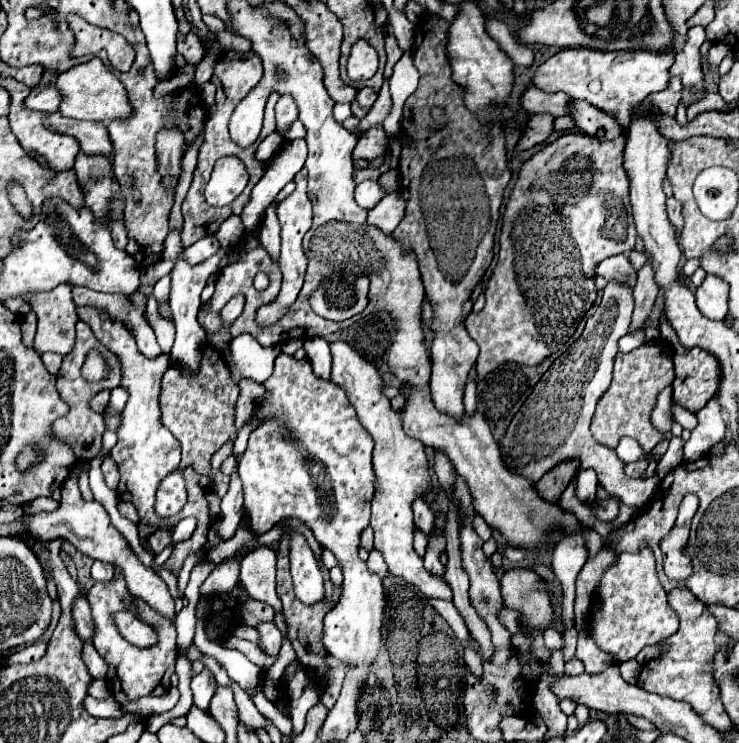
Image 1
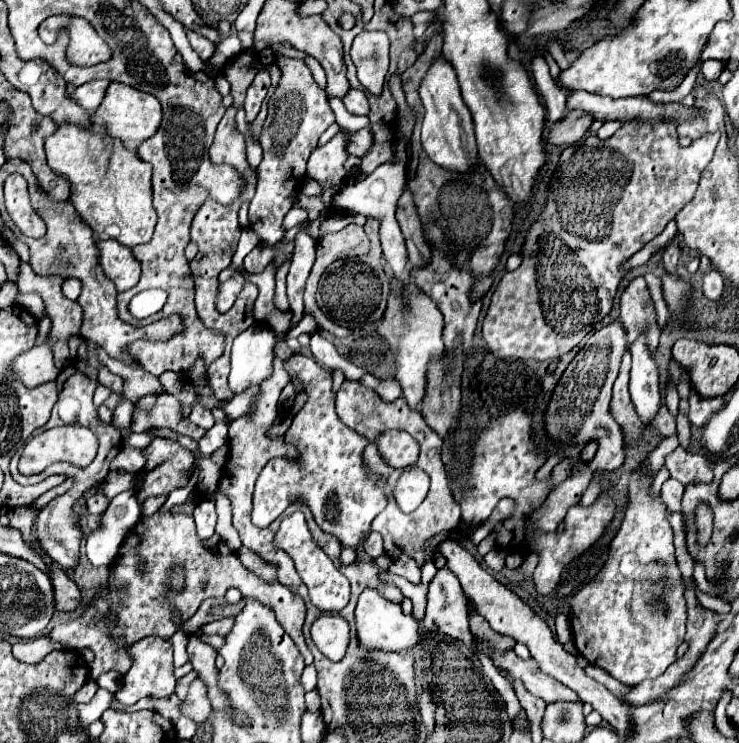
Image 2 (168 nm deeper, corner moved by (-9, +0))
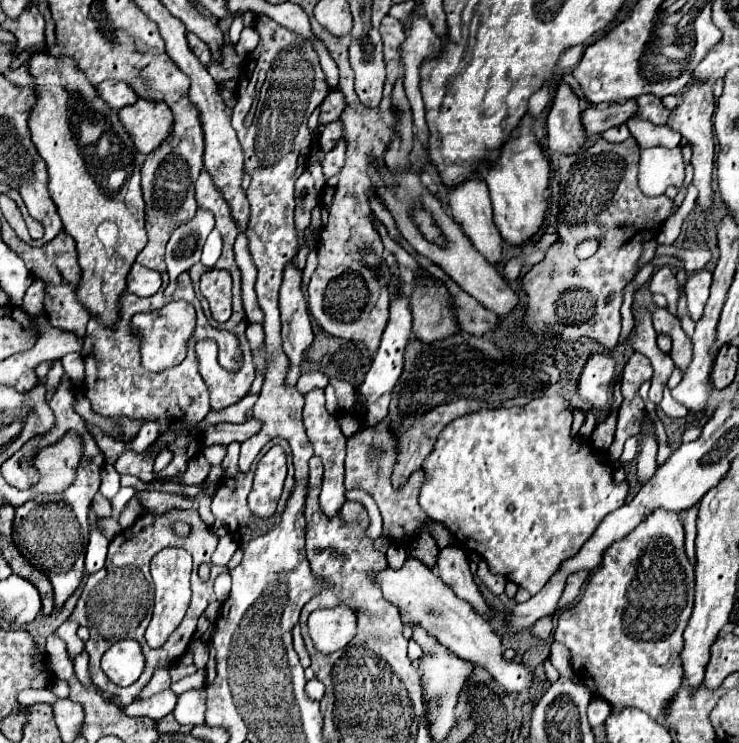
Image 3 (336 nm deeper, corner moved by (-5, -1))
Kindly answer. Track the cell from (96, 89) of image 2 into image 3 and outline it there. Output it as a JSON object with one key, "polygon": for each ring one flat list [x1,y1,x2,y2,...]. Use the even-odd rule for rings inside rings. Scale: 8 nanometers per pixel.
{"polygon":[[107,79,99,85,99,95,115,109,119,111,121,107,125,105,133,105,139,97,137,93,131,91,131,87,125,83,125,81,113,81,113,79]]}

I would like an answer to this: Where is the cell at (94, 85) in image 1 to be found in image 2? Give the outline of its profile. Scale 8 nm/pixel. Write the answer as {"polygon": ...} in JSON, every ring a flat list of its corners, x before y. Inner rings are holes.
{"polygon":[[109,82,107,90,105,90,105,98,103,98,101,106,91,114,91,120,97,126,97,130,105,130,113,138,119,138,121,142,125,142,125,146,129,146,129,150,135,150,143,140,153,136,155,130,159,128,161,104,155,96,145,94,133,86,125,86,121,82]]}

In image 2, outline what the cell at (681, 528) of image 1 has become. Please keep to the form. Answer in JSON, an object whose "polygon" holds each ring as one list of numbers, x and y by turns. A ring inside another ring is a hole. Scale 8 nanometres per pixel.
{"polygon":[[707,502,697,504,695,526,697,526,697,542,699,542,699,546,705,546,709,542,711,530,713,530,713,510]]}

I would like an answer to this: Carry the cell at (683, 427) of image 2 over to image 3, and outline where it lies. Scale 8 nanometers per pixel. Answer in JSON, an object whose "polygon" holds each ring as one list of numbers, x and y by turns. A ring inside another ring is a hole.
{"polygon":[[665,387,665,391,663,391,663,401,659,403,659,407,661,407,661,411,663,411,665,415,672,419,685,418,687,413,689,413,689,409,687,409,683,403,679,403,679,401,675,401,675,399,671,397,669,387]]}

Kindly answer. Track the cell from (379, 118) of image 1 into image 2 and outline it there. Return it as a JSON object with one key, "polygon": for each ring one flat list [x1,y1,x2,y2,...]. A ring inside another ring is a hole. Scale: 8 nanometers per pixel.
{"polygon":[[337,134,325,146,313,150,307,162,307,174,325,189,346,181,347,173,343,164,347,162,349,134]]}

